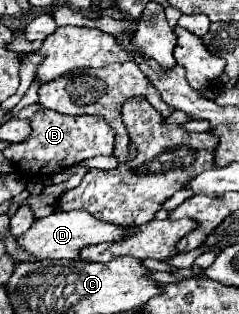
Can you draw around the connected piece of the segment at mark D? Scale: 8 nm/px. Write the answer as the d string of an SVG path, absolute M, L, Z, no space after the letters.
M72 210L72 212L54 212L46 218L40 218L32 224L32 228L20 236L16 242L30 254L40 258L66 258L76 260L80 250L86 246L102 244L102 242L122 242L126 236L132 234L132 226L116 226L94 218L86 210Z

